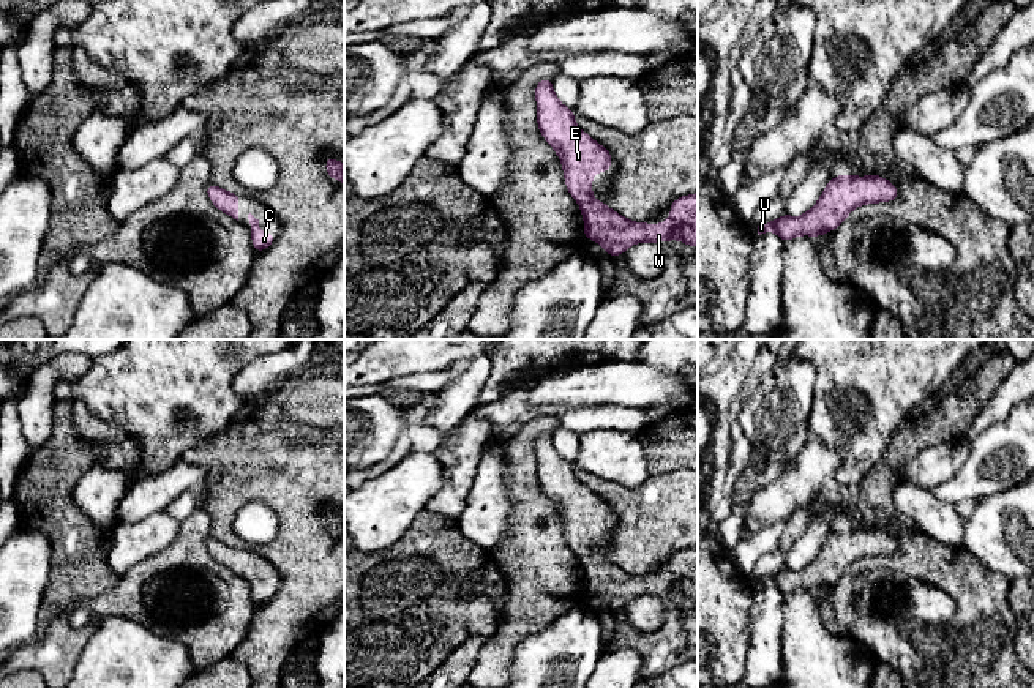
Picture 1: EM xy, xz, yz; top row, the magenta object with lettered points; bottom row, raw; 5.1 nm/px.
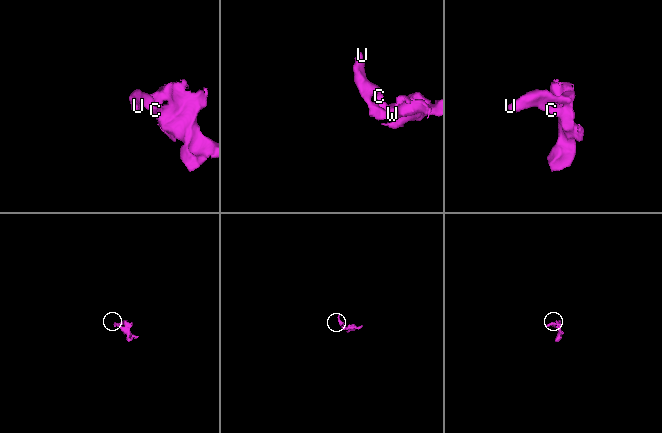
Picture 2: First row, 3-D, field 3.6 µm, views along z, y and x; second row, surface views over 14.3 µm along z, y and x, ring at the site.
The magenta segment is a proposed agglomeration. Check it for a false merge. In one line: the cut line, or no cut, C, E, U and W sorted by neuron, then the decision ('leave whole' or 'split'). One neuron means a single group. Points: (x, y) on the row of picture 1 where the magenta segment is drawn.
cut none; groups C E U W; leave whole

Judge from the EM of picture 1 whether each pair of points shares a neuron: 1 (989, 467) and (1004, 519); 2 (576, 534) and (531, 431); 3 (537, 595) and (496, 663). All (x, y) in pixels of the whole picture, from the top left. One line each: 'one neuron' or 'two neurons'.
1: two neurons
2: two neurons
3: one neuron

